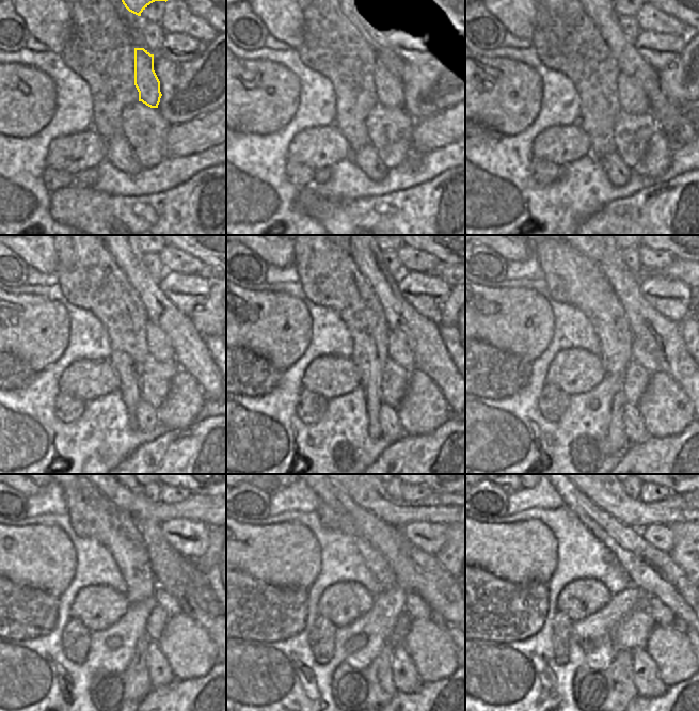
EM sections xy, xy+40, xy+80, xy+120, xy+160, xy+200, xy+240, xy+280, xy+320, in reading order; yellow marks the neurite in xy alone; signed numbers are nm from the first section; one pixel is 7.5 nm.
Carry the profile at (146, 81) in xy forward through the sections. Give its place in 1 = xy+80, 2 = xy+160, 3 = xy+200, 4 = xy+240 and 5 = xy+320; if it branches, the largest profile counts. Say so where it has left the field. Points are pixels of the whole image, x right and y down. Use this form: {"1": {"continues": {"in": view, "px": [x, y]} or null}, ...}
{"1": {"continues": {"in": "xy+80", "px": [632, 97]}}, "2": {"continues": {"in": "xy+160", "px": [398, 350]}}, "3": {"continues": {"in": "xy+200", "px": [640, 356]}}, "4": {"continues": {"in": "xy+240", "px": [163, 599]}}, "5": {"continues": {"in": "xy+320", "px": [655, 606]}}}

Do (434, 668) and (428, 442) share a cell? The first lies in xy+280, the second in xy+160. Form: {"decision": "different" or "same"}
{"decision": "different"}

